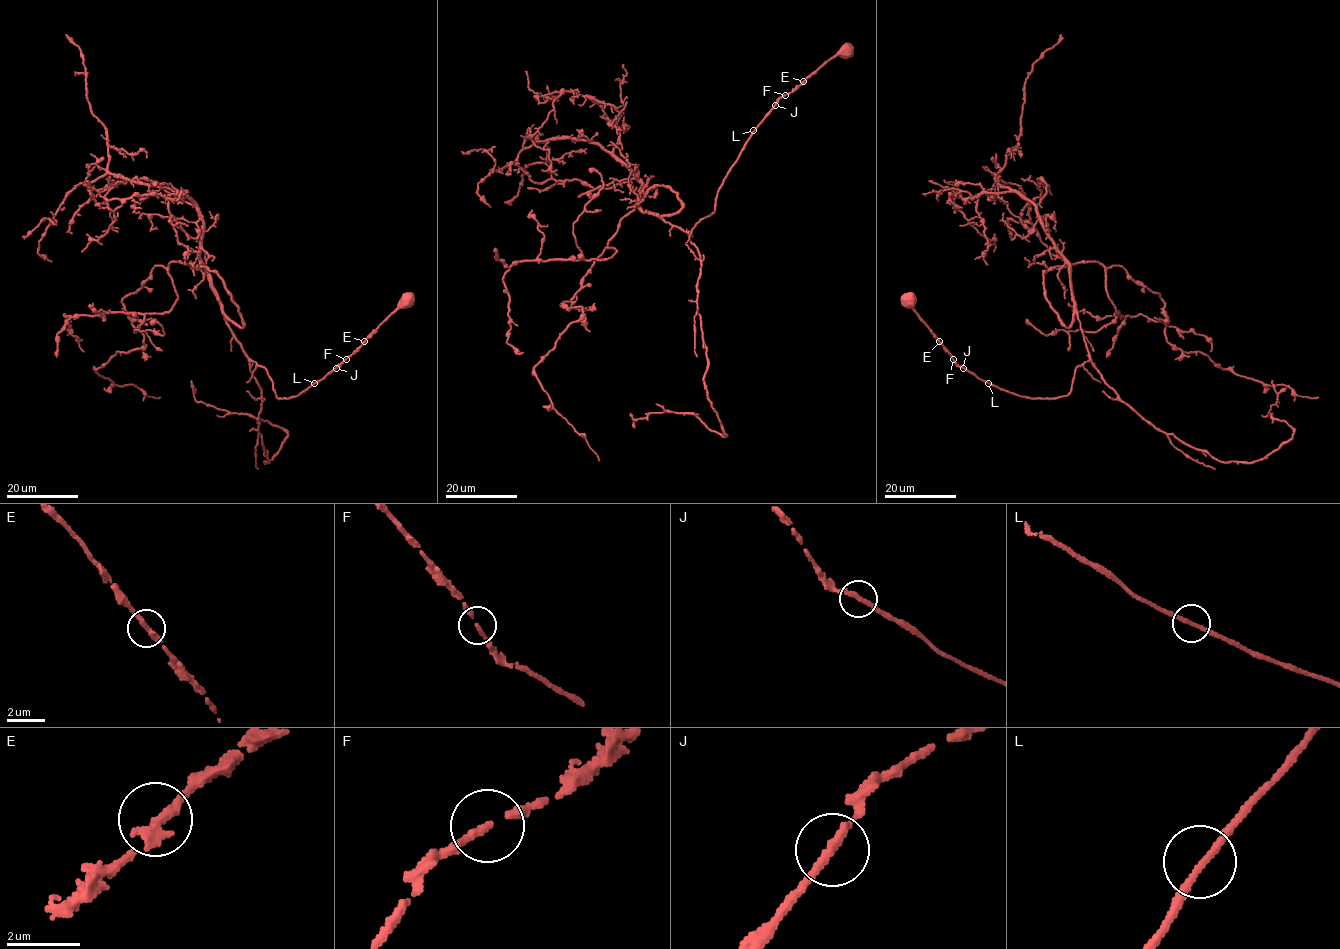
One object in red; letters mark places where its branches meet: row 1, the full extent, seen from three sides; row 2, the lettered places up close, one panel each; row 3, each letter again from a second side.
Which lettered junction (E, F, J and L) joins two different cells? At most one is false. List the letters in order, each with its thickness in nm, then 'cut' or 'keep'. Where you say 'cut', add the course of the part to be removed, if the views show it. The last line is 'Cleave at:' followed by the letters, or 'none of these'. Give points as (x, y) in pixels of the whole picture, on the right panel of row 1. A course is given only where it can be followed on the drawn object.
E: 300 nm thick; keep
F: 180 nm thick; keep
J: 240 nm thick; keep
L: 190 nm thick; keep
Cleave at: none of these

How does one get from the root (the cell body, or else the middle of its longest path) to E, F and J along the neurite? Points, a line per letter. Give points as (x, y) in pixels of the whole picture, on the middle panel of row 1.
E: (845, 51), (840, 51), (803, 81)
F: (845, 51), (830, 58), (785, 95)
J: (845, 51), (830, 58), (775, 105)

